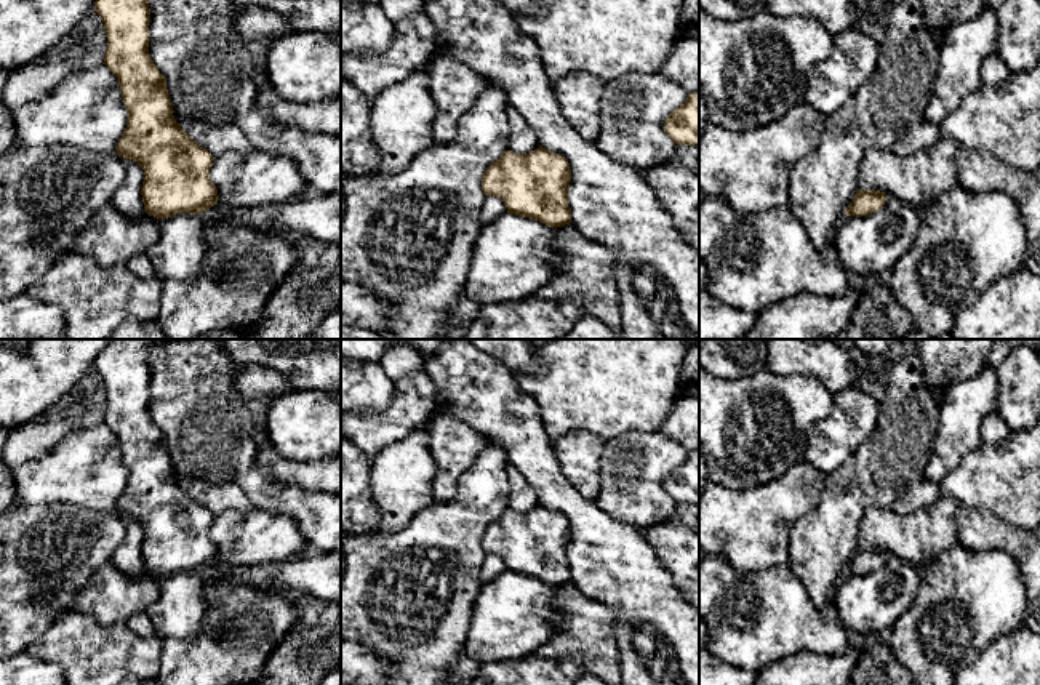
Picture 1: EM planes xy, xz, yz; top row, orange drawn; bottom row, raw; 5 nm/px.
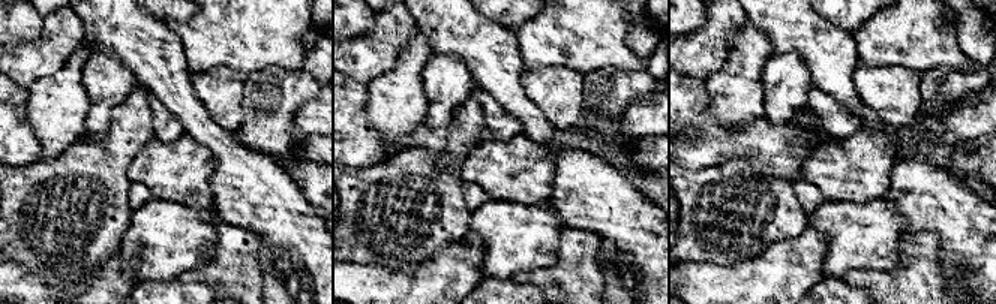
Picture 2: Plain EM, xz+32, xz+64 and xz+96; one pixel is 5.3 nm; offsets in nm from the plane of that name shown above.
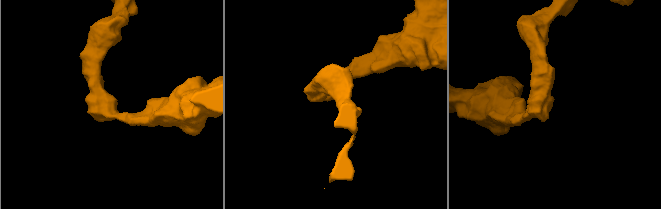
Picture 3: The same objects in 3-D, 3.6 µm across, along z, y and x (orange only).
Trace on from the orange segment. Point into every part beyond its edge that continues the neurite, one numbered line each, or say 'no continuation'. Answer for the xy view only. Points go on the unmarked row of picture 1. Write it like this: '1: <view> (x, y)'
no continuation

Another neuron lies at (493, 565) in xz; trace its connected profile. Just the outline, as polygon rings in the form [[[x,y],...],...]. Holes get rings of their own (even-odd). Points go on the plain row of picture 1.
[[[485,554],[478,578],[482,584],[486,584],[506,571],[507,571],[507,567],[499,555]]]

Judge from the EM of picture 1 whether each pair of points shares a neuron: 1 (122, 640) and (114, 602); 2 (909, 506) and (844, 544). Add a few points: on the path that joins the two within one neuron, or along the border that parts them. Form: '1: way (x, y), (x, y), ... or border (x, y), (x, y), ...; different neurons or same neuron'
1: border (80, 612), (106, 624), (125, 623); different neurons
2: border (925, 479), (911, 485), (893, 500); different neurons

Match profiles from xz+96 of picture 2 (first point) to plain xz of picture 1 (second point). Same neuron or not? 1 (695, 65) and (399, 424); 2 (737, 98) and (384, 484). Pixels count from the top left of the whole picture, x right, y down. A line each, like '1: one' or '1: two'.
1: one
2: one

